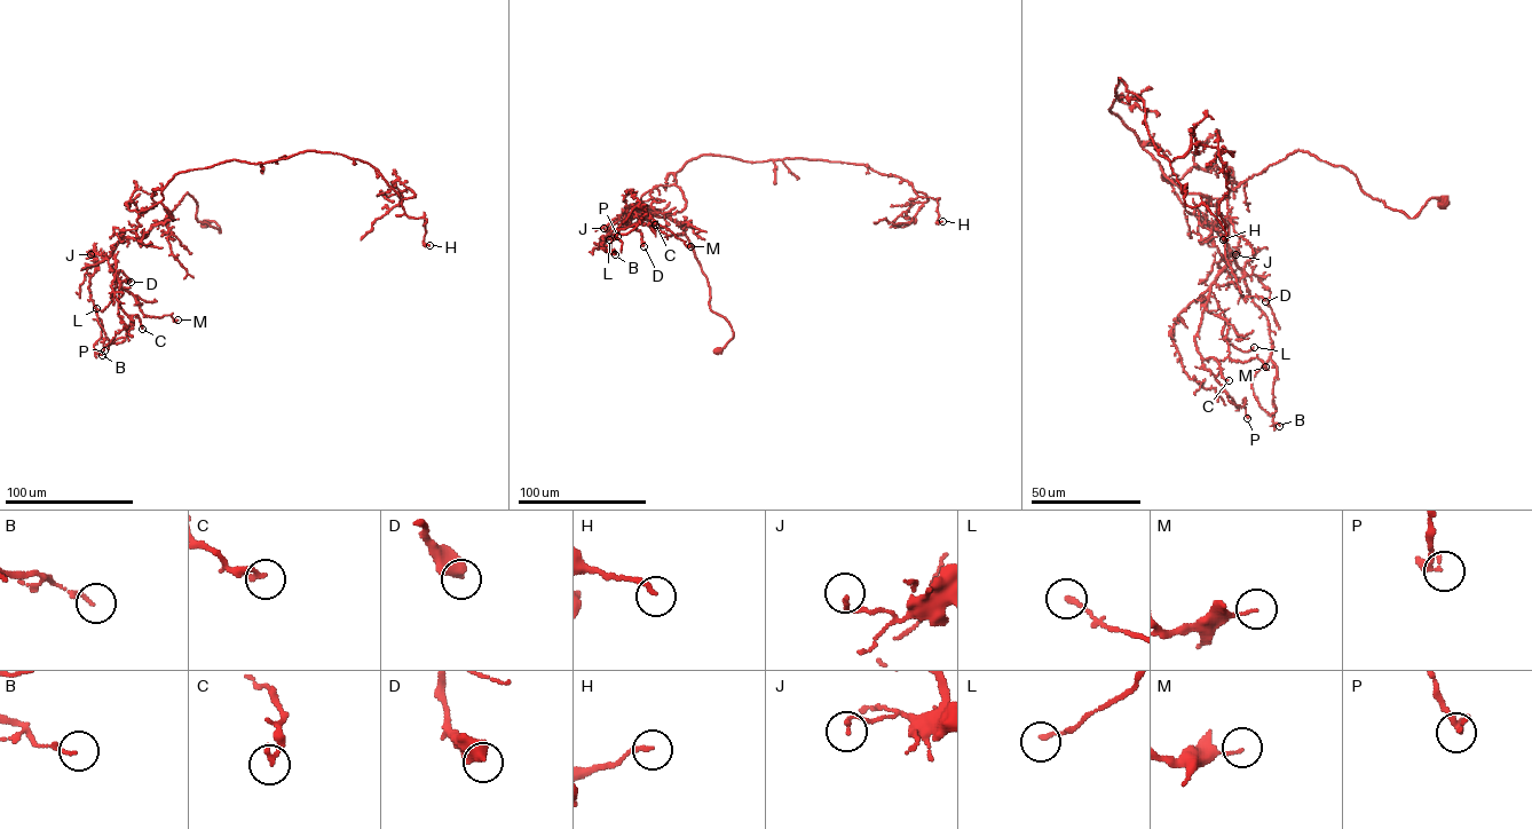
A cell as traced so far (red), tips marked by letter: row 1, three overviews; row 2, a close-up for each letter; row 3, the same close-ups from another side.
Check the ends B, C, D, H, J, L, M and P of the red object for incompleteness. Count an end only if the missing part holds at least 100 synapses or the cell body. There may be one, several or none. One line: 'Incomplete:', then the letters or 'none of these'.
Incomplete: none of these

